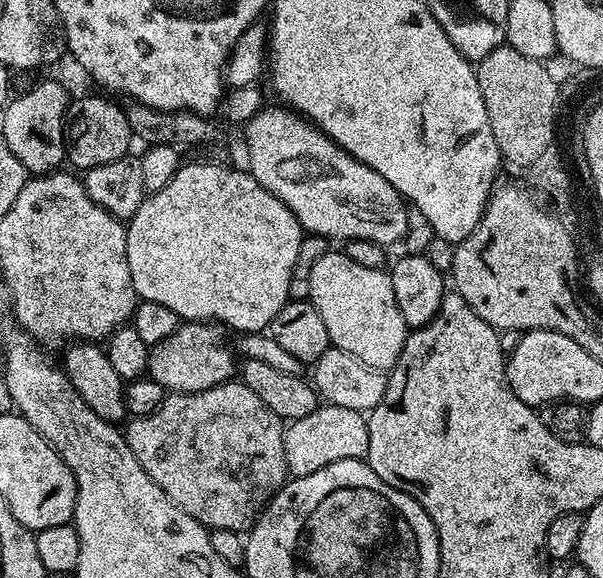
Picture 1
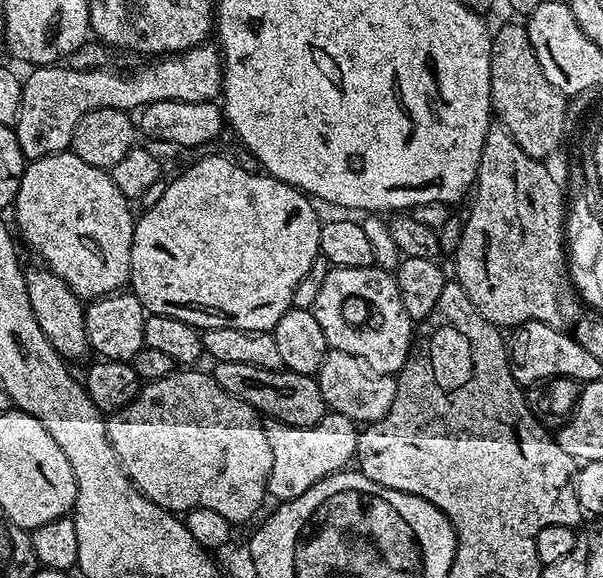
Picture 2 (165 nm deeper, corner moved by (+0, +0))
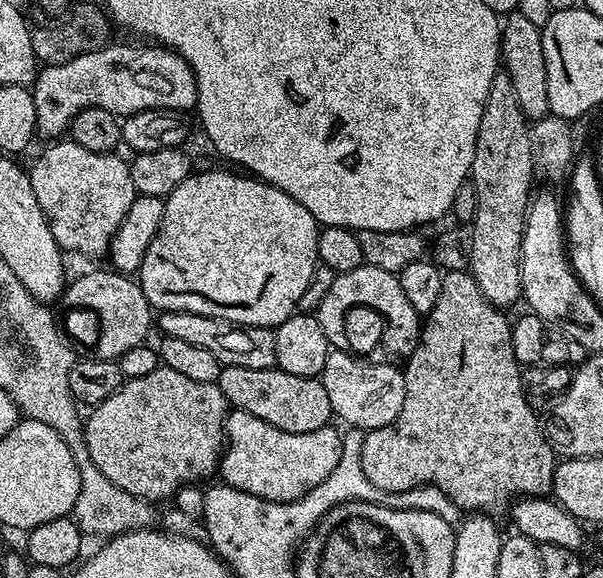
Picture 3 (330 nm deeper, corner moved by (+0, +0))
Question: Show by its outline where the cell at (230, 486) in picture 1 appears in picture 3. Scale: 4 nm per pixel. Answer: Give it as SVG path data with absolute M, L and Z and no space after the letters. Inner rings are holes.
M163 366L143 378L125 379L119 390L87 413L86 429L90 456L114 487L121 487L138 499L159 502L175 497L182 486L199 485L207 476L215 477L226 447L226 425L230 405L219 383L193 382Z

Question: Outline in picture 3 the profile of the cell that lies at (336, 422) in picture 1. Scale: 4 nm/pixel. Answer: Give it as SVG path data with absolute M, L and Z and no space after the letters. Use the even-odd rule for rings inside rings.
M232 410L228 413L226 447L220 457L218 476L232 488L263 500L301 500L338 466L343 441L341 429L335 426L310 430L310 434L290 434L262 422L262 418L254 418L254 414Z

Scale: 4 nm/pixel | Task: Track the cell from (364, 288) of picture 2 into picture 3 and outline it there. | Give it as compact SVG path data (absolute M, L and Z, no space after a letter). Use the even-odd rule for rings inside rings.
M365 266L337 275L334 286L330 286L330 291L326 294L326 298L322 298L318 309L318 319L329 345L335 351L348 352L348 326L342 326L342 324L348 322L350 312L354 312L354 310L364 312L366 308L380 308L380 310L368 310L368 312L388 312L388 314L374 314L374 316L376 318L392 318L394 324L404 326L404 336L402 336L404 346L400 352L396 352L396 356L401 362L407 361L408 357L414 354L420 341L422 316L421 313L414 310L414 306L410 306L406 294L402 294L399 275L388 273L380 268Z

